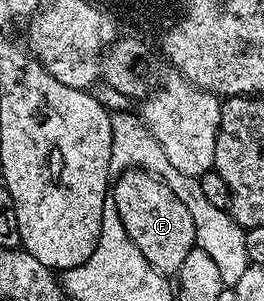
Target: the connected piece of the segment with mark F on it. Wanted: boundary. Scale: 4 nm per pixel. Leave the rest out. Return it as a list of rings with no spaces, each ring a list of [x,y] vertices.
[[[129,169],[119,172],[117,181],[110,191],[111,202],[120,215],[121,223],[130,241],[141,251],[154,270],[172,277],[193,247],[197,246],[192,211],[178,198],[161,179],[143,169]]]

